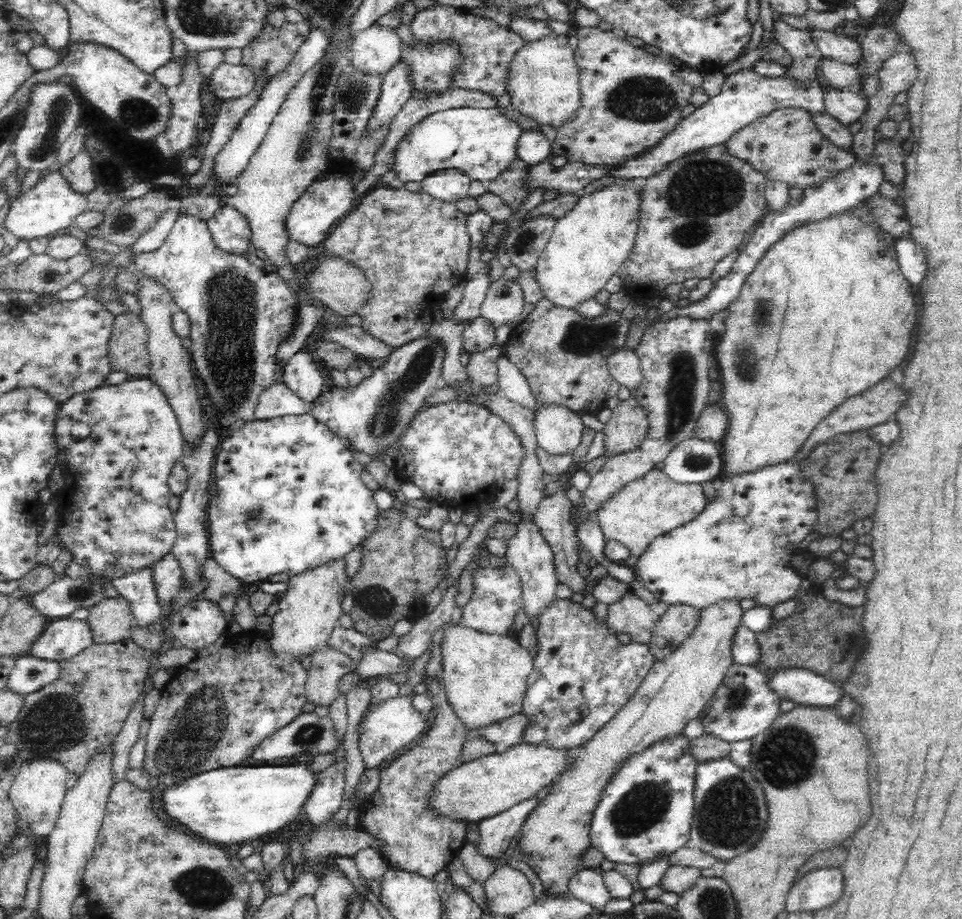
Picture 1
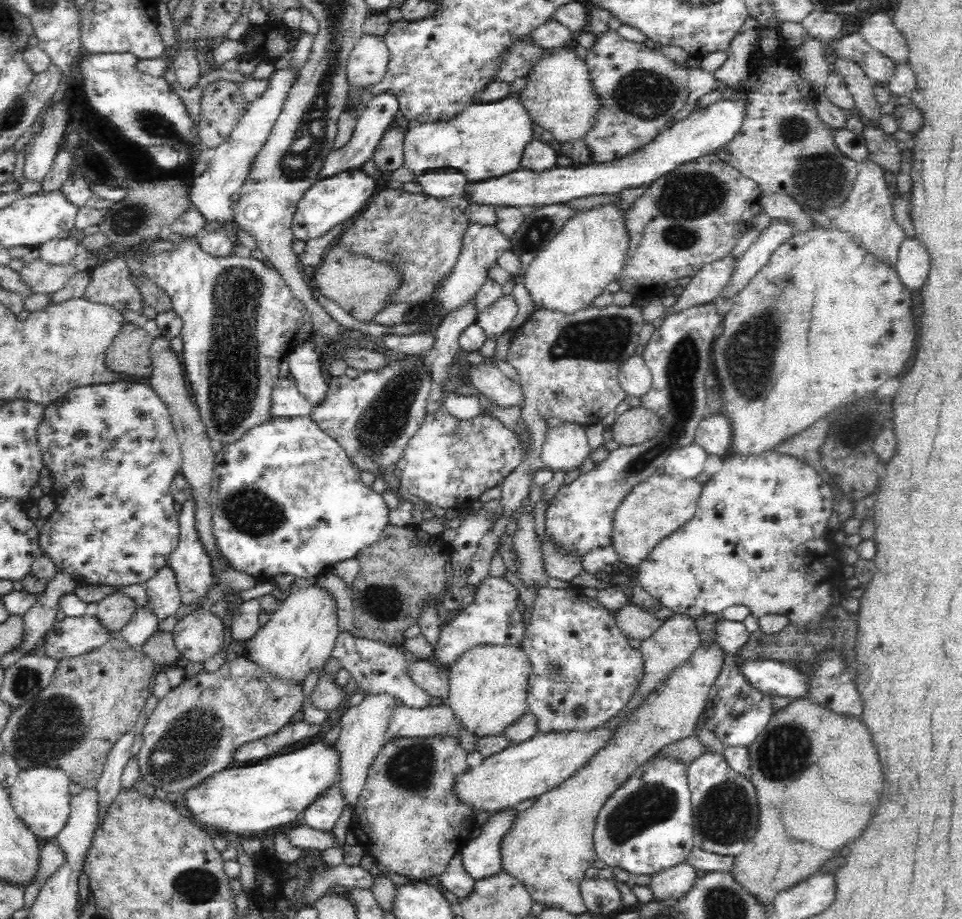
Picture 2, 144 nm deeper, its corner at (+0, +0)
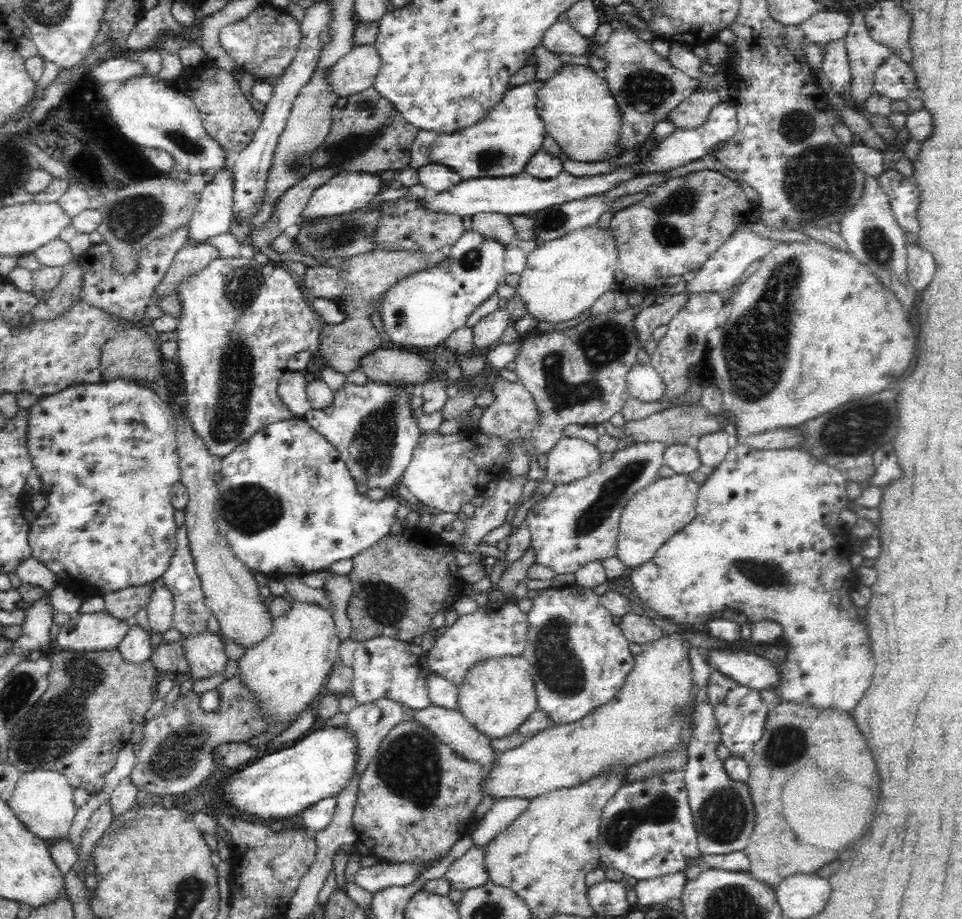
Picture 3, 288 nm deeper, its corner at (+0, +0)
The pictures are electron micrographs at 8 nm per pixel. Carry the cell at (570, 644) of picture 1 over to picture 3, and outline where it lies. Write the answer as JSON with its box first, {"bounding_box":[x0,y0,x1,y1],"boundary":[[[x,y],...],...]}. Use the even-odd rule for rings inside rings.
{"bounding_box":[524,584,636,726],"boundary":[[[576,584],[542,590],[540,596],[534,598],[532,610],[528,612],[528,624],[528,646],[524,650],[524,658],[532,668],[538,710],[542,710],[550,718],[550,726],[572,724],[618,698],[624,680],[636,664],[636,658],[632,658],[630,654],[632,642],[622,636],[620,626],[614,624],[612,614],[600,604],[600,596],[594,590]]]}

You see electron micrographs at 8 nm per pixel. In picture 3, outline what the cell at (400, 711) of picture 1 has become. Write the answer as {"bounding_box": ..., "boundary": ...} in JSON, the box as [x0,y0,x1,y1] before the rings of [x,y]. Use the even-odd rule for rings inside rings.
{"bounding_box":[406,706,498,770],"boundary":[[[428,706],[416,710],[412,718],[406,718],[418,728],[426,728],[434,736],[438,736],[444,744],[448,744],[458,756],[472,764],[482,764],[484,770],[490,770],[498,760],[498,754],[492,750],[492,740],[478,732],[474,724],[470,724],[460,710],[448,710],[438,706]]]}

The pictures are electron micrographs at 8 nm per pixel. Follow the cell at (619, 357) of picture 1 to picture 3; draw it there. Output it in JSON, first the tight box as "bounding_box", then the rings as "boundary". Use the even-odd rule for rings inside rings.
{"bounding_box":[626,364,664,402],"boundary":[[[634,364],[626,374],[630,398],[640,402],[660,402],[664,394],[664,382],[652,364]]]}

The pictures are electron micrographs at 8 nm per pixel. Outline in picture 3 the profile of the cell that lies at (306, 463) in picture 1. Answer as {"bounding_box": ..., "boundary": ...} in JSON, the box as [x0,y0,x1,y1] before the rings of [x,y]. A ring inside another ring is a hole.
{"bounding_box":[216,418,400,578],"boundary":[[[304,418],[276,422],[258,430],[230,454],[222,456],[218,472],[222,474],[216,500],[220,534],[246,568],[266,574],[268,578],[302,578],[310,572],[330,570],[334,562],[356,558],[360,552],[380,542],[386,534],[390,534],[392,524],[398,520],[396,510],[400,502],[388,498],[374,502],[368,494],[360,496],[356,492],[356,480],[338,450],[318,430],[312,430]]]}

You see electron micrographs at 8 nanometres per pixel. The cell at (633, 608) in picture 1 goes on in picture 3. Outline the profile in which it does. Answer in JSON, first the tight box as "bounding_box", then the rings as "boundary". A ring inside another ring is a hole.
{"bounding_box":[620,612,666,646],"boundary":[[[632,612],[624,614],[620,622],[620,632],[628,642],[636,642],[640,646],[646,646],[650,642],[660,642],[666,636],[664,628],[658,628],[654,620]]]}

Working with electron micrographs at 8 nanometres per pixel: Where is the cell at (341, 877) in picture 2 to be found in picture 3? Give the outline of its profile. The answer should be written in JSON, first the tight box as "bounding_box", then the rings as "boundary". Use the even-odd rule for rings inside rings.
{"bounding_box":[356,862,424,894],"boundary":[[[380,862],[378,866],[360,868],[356,874],[356,884],[372,894],[388,888],[388,886],[408,886],[412,884],[420,874],[424,874],[422,868],[412,864],[388,864]]]}

